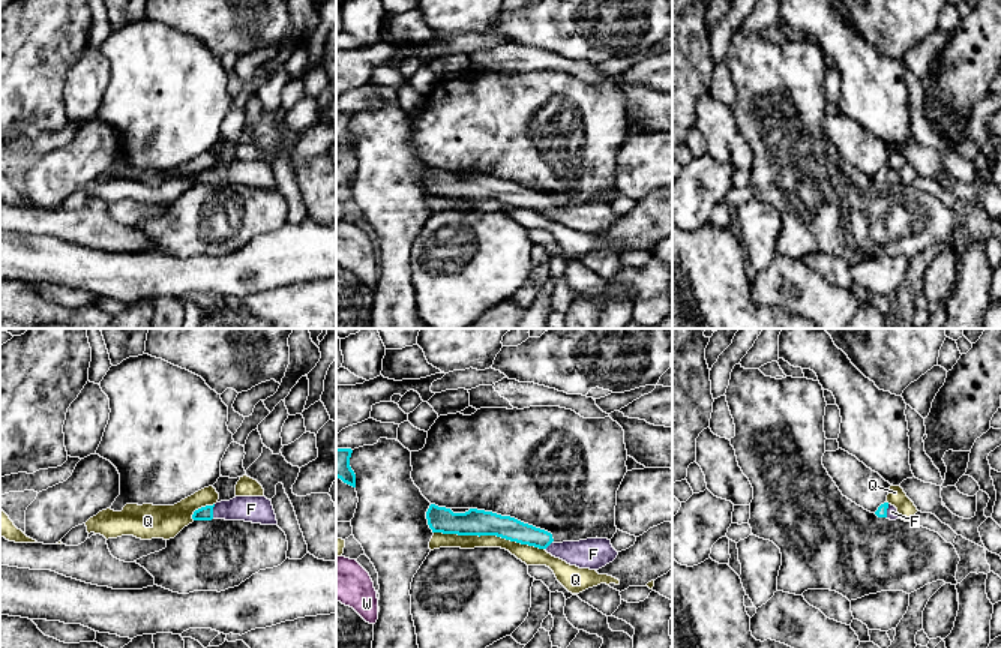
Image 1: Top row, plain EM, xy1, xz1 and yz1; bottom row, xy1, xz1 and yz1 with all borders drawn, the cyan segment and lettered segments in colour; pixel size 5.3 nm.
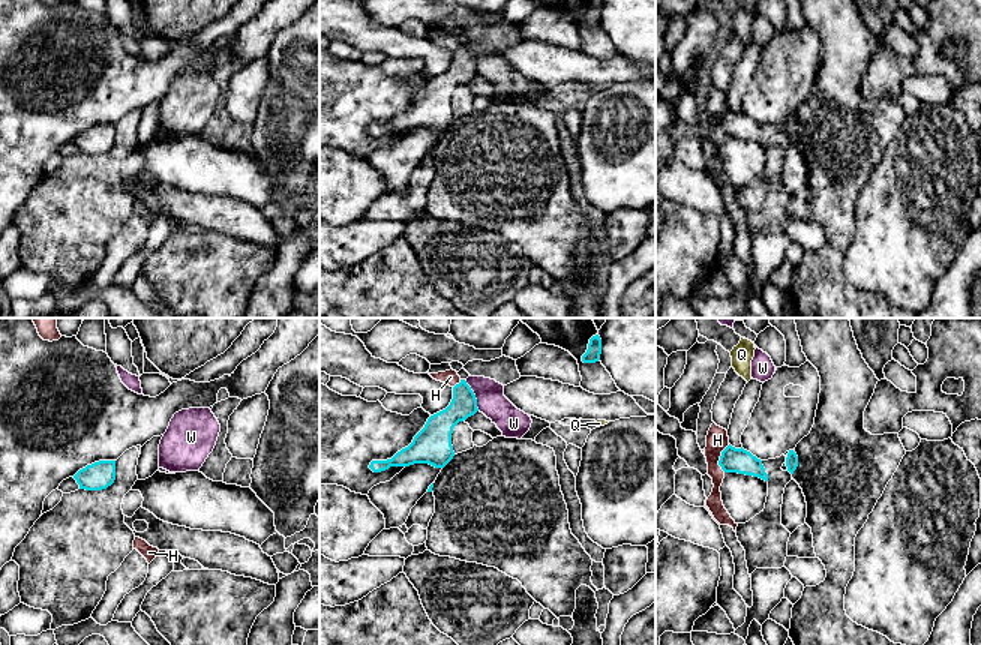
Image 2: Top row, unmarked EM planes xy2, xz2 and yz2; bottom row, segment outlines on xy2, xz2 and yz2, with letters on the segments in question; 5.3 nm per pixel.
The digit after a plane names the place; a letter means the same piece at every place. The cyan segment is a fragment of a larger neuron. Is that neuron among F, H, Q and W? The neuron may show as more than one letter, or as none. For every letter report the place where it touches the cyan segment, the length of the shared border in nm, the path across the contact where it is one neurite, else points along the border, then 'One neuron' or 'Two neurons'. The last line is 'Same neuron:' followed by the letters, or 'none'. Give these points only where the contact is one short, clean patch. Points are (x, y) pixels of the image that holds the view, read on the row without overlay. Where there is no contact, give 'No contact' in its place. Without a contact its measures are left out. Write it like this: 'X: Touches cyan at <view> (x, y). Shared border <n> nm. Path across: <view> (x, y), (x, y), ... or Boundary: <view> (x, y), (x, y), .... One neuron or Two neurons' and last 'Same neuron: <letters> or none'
F: Touches cyan at xy1 (212, 176). Shared border 80 nm. Path across: xy1 (204, 177), (212, 176), (251, 173). One neuron
H: Touches cyan at yz2 (720, 122). Shared border 160 nm. Boundary: yz2 (729, 108), (722, 116), (719, 125), (723, 135). Two neurons
Q: Touches cyan at xz1 (489, 198). Shared border 600 nm. Two neurons
W: Touches cyan at xz2 (474, 59). Shared border 190 nm. Boundary: xz2 (464, 44), (473, 56), (479, 74). Two neurons
Same neuron: F

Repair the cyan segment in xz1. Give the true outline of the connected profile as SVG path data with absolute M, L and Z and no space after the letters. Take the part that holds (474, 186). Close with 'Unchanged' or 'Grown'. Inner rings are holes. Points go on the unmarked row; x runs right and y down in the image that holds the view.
M431 168L426 176L432 196L458 200L497 200L521 208L545 213L555 222L579 232L599 234L612 226L618 216L608 202L587 202L579 206L555 207L552 198L524 188L510 180L470 172L453 177L450 172Z. Grown

